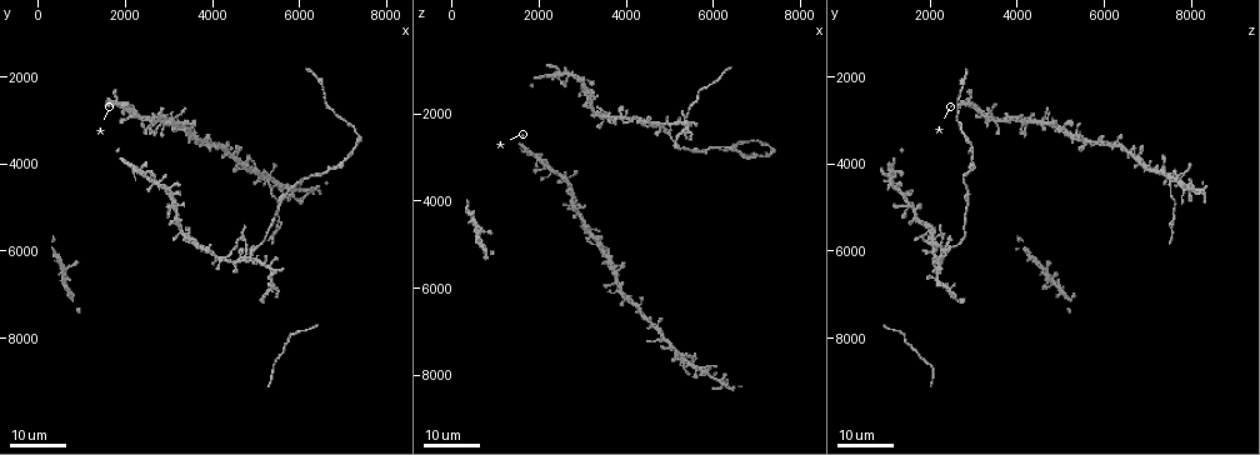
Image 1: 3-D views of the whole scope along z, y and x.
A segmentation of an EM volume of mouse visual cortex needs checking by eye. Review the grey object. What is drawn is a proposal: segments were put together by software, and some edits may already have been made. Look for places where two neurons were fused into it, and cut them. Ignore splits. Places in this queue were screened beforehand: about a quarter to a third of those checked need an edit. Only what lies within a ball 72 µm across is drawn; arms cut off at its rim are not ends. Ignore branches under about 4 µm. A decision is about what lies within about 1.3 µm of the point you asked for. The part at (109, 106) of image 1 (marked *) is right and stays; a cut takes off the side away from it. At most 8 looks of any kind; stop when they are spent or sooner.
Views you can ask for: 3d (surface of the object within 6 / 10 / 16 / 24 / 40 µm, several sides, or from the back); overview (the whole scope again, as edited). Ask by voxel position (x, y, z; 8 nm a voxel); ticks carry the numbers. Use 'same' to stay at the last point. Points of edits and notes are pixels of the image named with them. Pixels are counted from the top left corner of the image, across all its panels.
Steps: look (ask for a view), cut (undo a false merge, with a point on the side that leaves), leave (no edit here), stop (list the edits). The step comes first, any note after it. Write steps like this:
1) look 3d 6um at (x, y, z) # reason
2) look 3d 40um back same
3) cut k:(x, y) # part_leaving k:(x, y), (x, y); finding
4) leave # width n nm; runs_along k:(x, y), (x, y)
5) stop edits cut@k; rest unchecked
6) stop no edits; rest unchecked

look 3d 16um at (2150, 2900, 3150) # thin arm on a thick one

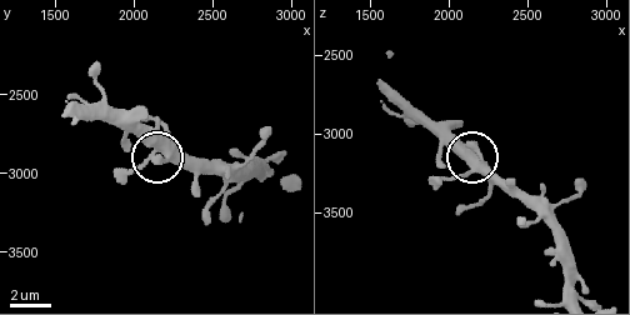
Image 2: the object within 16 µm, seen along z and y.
look 3d 6um at (2180, 2840, 3220)

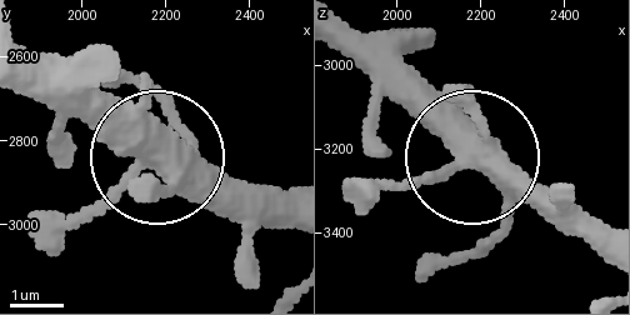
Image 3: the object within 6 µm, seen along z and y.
leave # arms 4; runs_along 3:(348, 41), (460, 159), (365, 176); all the same neuron

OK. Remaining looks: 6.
look 3d 24um at (4350, 6150, 2250) # thin arm on a thick one

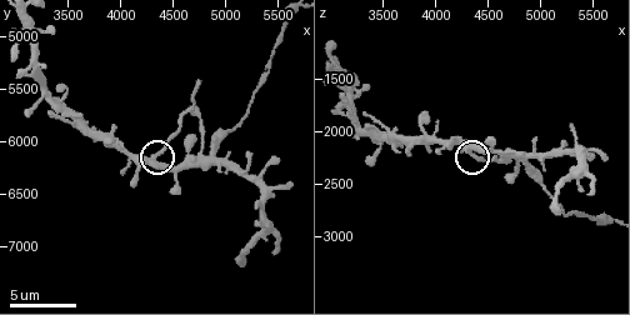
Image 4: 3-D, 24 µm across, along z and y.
look 3d 10um at (4320, 6160, 2200)

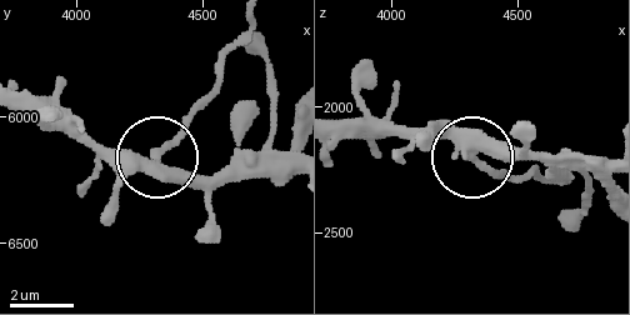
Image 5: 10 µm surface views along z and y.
cut 5:(183, 116) # arms 4; part_leaving 5:(159, 149), (213, 86), (245, 21); two neurons meet here

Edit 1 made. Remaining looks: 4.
look 3d 10um at (4880, 6160, 2280) # four arms meet

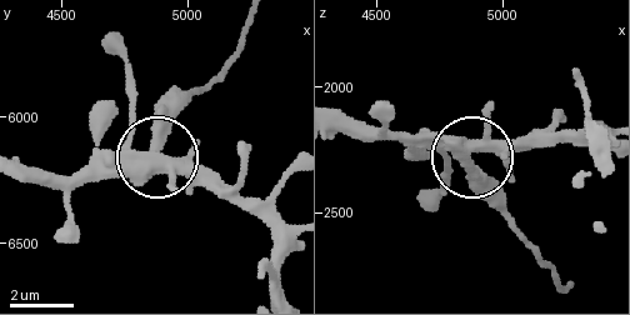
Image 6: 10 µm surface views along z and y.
cut 6:(158, 133) # arms 4; two neurons meet here

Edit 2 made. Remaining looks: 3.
look 3d 10um at (3480, 5700, 2100) # three-way junction

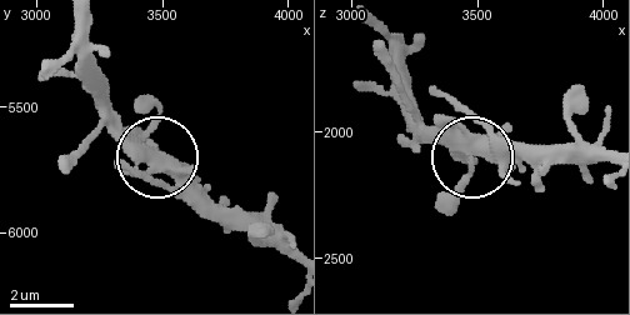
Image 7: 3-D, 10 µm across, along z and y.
leave # continuous, no second neuron

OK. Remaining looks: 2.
stop edits cut@5, cut@6; rest unchecked

